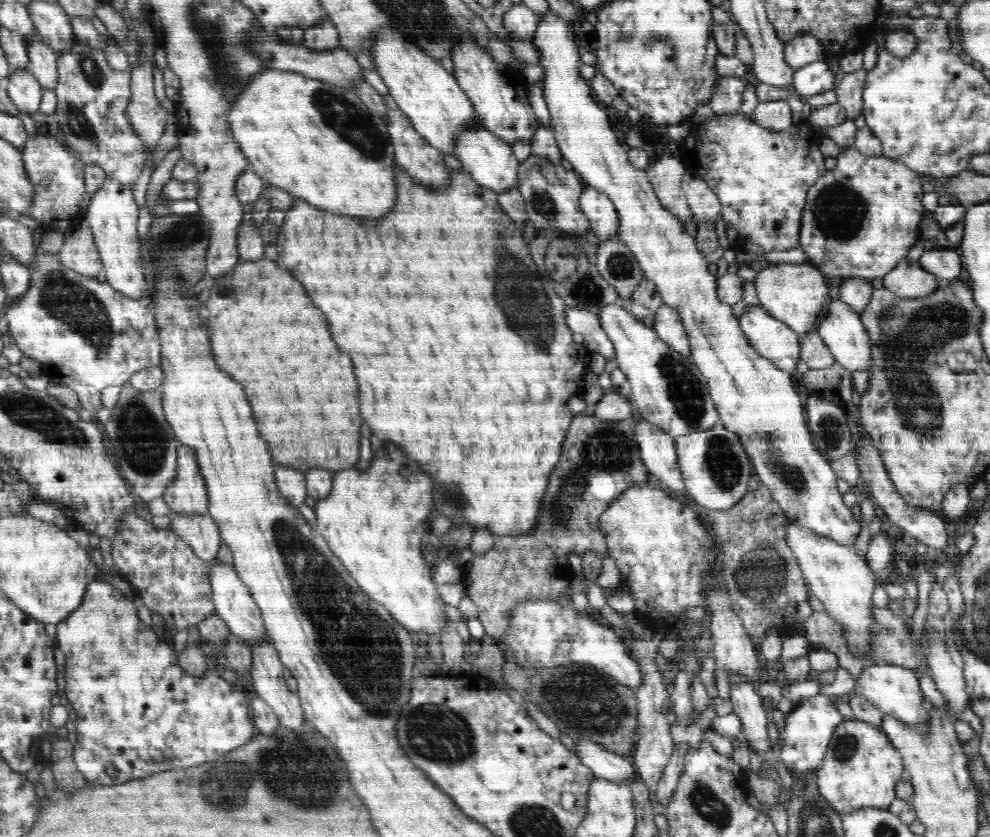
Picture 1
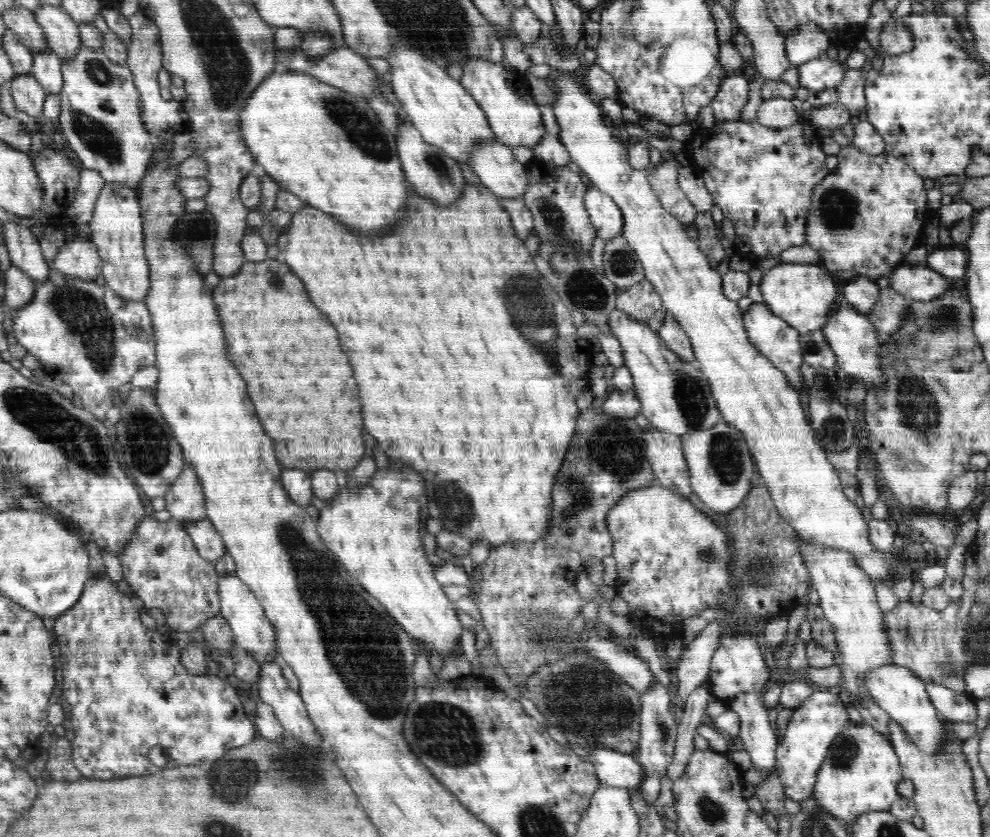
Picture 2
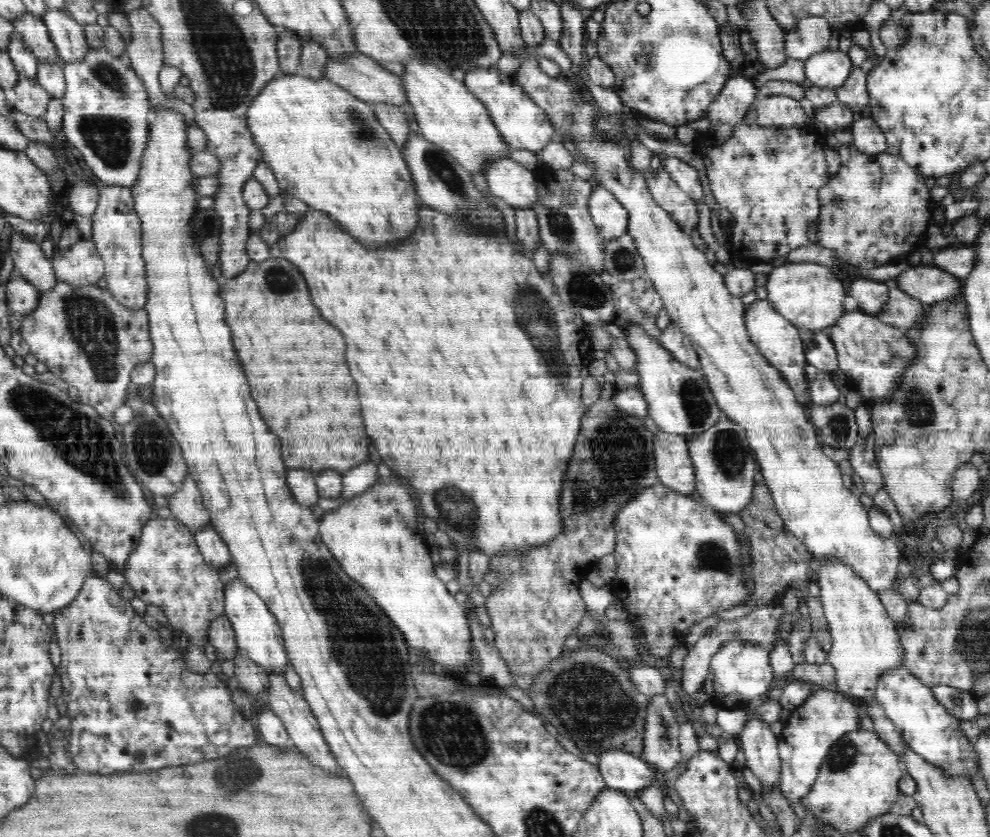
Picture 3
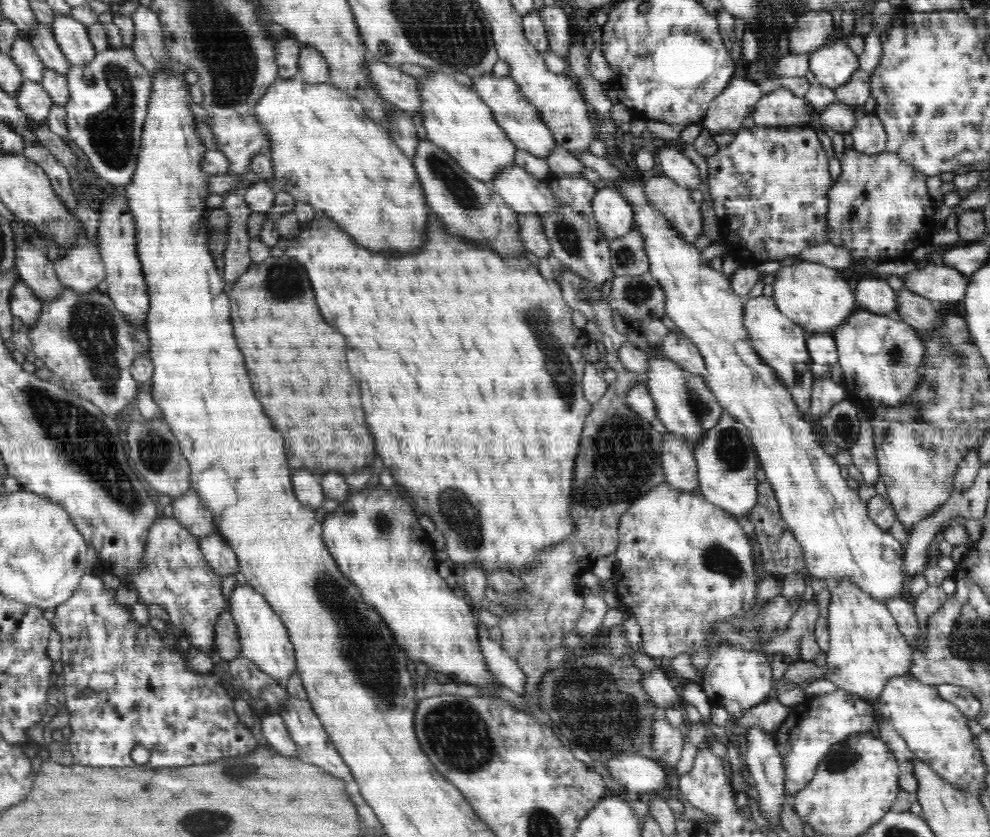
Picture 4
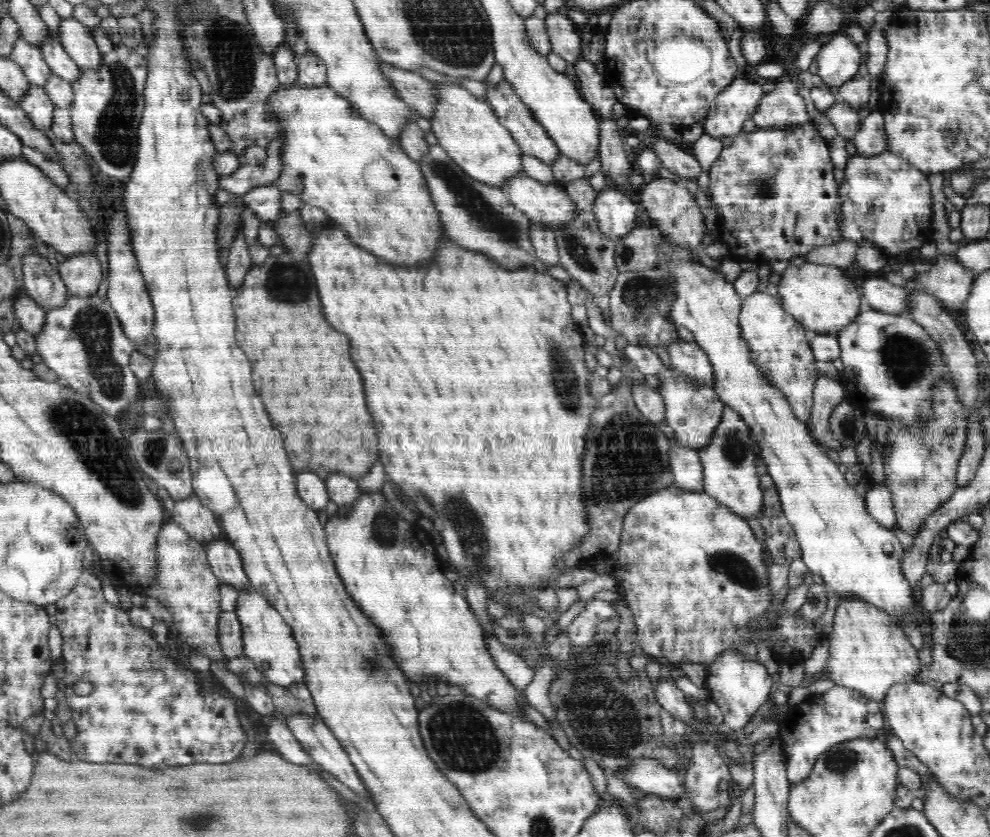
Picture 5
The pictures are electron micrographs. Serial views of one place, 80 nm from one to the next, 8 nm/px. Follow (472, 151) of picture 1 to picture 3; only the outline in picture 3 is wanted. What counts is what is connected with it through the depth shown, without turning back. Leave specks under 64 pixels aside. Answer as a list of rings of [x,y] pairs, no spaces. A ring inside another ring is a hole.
[[[512,157],[491,160],[483,175],[492,195],[516,210],[532,210],[532,206],[538,204],[541,185],[534,178],[534,172],[516,163]]]

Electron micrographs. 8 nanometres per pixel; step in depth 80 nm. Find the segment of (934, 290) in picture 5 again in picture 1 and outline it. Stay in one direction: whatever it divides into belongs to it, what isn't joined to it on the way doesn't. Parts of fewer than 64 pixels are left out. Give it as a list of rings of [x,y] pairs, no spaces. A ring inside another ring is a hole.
[[[906,259],[882,277],[883,287],[893,292],[898,299],[927,297],[939,287],[938,279],[925,272],[918,263]]]

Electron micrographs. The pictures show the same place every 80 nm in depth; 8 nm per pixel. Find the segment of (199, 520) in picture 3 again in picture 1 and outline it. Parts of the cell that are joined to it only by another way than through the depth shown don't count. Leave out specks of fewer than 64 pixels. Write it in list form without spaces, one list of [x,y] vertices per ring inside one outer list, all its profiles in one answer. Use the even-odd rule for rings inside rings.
[[[180,444],[177,459],[176,476],[161,494],[171,513],[208,514],[208,493],[196,453],[190,447]]]

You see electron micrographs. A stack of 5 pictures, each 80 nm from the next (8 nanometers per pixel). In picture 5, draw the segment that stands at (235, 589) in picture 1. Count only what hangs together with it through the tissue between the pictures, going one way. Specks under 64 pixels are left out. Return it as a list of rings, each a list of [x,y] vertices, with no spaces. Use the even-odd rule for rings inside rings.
[[[244,589],[239,590],[236,604],[234,611],[242,627],[243,656],[251,658],[261,674],[277,686],[287,688],[296,684],[306,684],[306,672],[293,631],[268,599],[254,589]]]

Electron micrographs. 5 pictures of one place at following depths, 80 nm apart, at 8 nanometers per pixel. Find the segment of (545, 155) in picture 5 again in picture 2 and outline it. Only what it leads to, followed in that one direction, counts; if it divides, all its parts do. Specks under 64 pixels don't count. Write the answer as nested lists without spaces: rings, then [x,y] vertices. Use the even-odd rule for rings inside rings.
[[[470,57],[461,65],[463,75],[460,81],[485,112],[497,141],[511,149],[517,146],[534,148],[547,131],[542,123],[540,109],[526,83],[525,73],[506,69],[502,63],[486,61],[480,57]]]

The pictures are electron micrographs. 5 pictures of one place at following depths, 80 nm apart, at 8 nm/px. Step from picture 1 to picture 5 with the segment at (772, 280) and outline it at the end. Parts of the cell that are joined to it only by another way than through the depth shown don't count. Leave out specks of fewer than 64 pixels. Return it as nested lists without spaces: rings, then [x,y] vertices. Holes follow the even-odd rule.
[[[807,261],[802,266],[790,265],[782,272],[777,285],[777,297],[783,309],[806,330],[817,334],[835,334],[855,322],[858,313],[864,309],[862,293],[836,266],[816,265]]]

